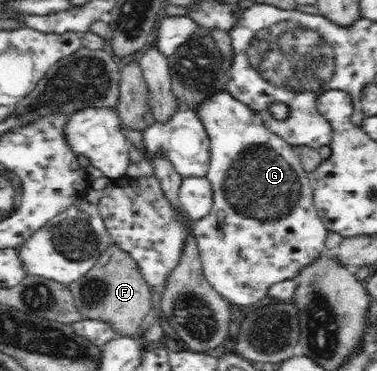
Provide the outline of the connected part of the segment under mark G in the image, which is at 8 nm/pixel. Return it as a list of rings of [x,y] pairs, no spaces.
[[[229,91],[212,96],[198,113],[211,140],[207,179],[213,188],[214,206],[207,217],[194,222],[203,271],[211,287],[234,306],[248,308],[262,302],[272,285],[295,278],[298,270],[327,251],[327,225],[314,204],[313,188],[293,147],[266,128],[250,107],[236,100]]]

